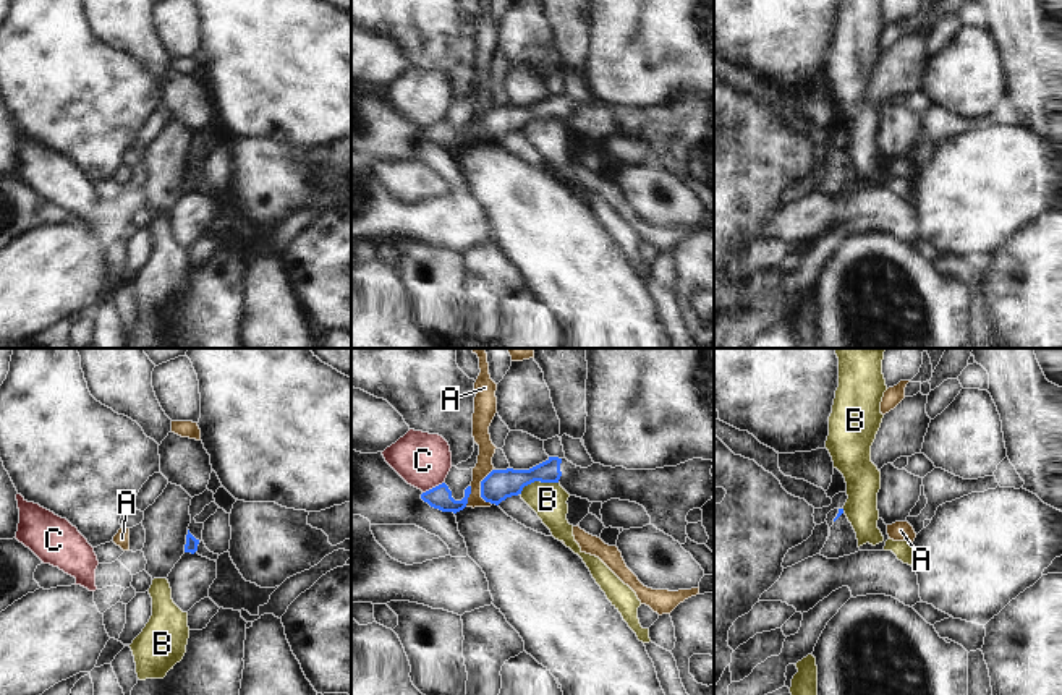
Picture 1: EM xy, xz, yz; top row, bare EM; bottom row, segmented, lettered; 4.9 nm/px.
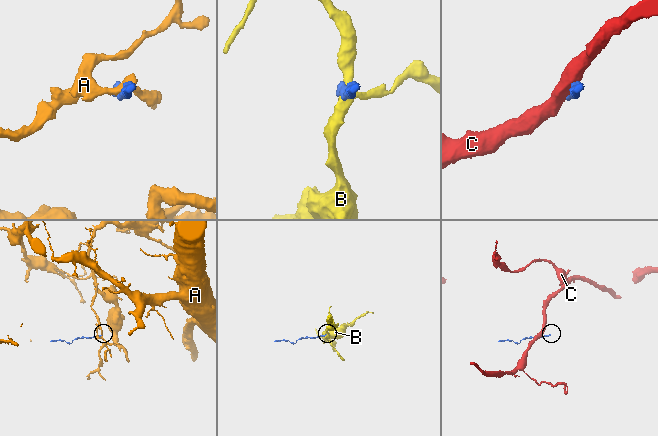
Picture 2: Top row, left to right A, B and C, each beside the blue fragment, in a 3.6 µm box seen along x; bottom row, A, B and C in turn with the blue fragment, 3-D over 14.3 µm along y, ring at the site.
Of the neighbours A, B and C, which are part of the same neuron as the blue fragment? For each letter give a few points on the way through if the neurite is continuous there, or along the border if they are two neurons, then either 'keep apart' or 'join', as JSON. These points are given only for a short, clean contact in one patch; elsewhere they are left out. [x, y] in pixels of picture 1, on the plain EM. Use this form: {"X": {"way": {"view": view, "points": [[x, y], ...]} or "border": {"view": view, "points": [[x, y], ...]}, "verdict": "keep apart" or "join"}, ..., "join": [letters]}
{"A": {"border": {"view": "xz", "points": [[494, 106], [481, 119], [481, 133], [491, 141]]}, "verdict": "keep apart"}, "B": {"border": {"view": "xz", "points": [[557, 119], [531, 119], [520, 132]]}, "verdict": "keep apart"}, "C": {"verdict": "keep apart"}, "join": []}

